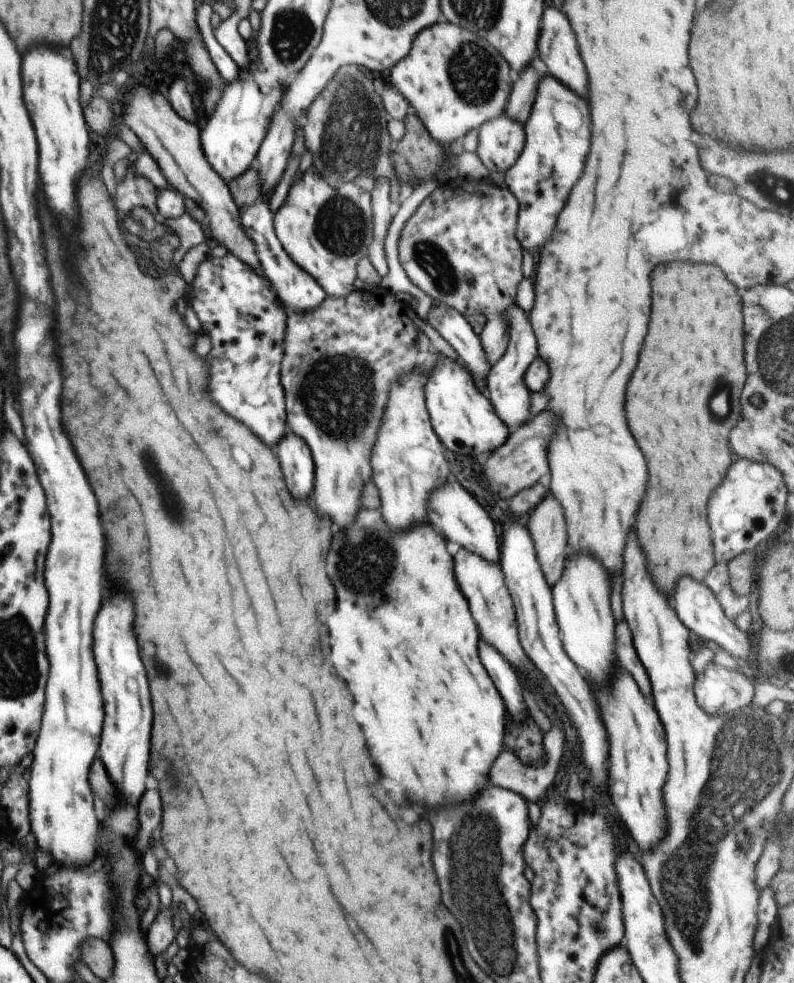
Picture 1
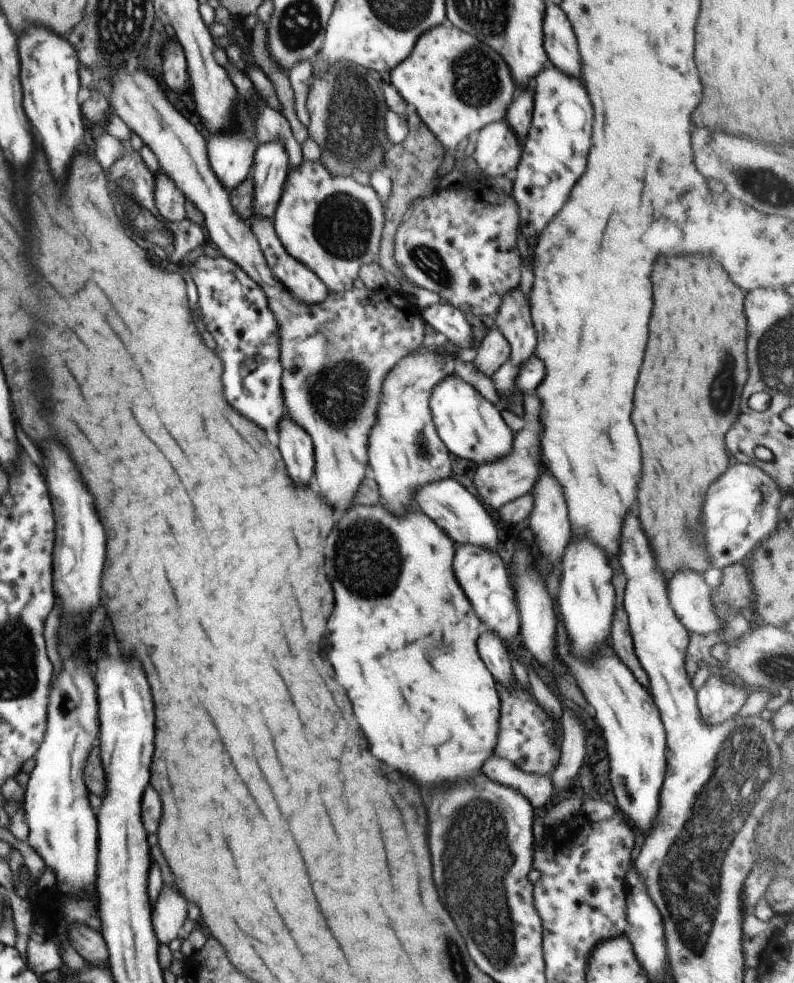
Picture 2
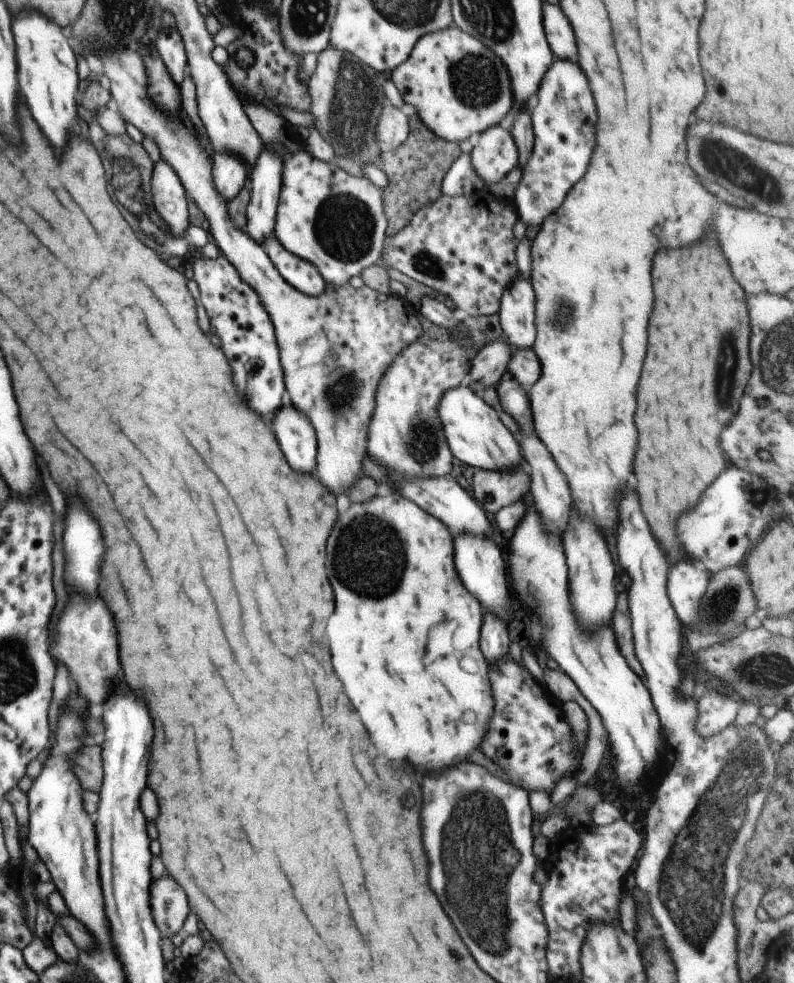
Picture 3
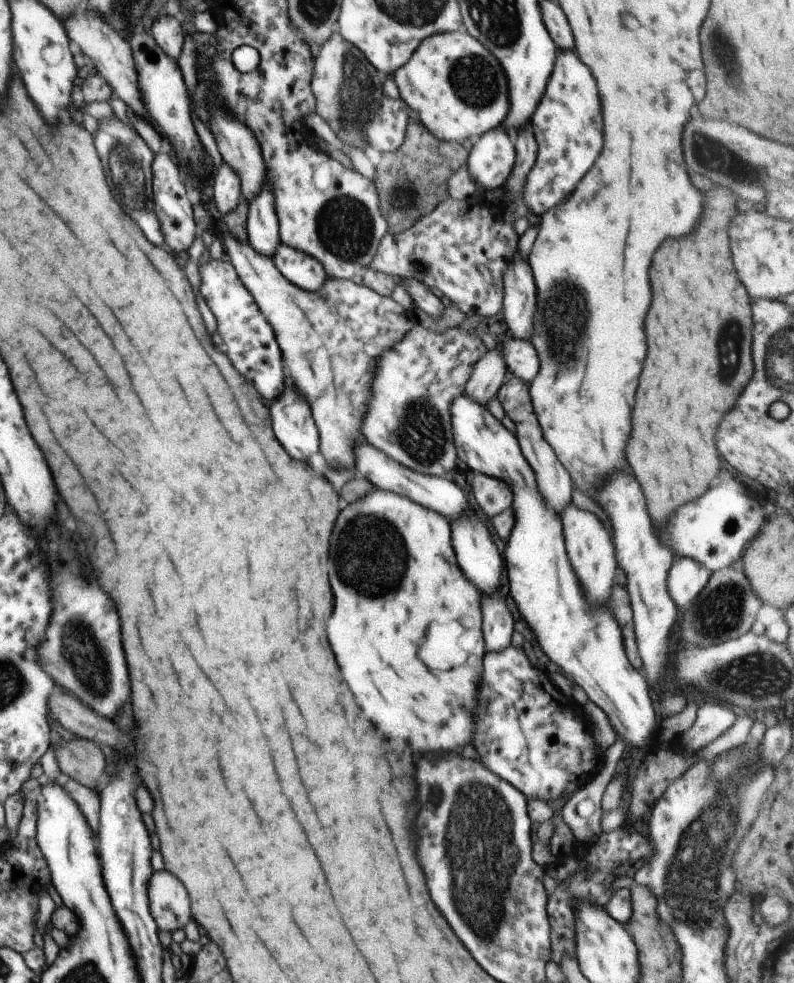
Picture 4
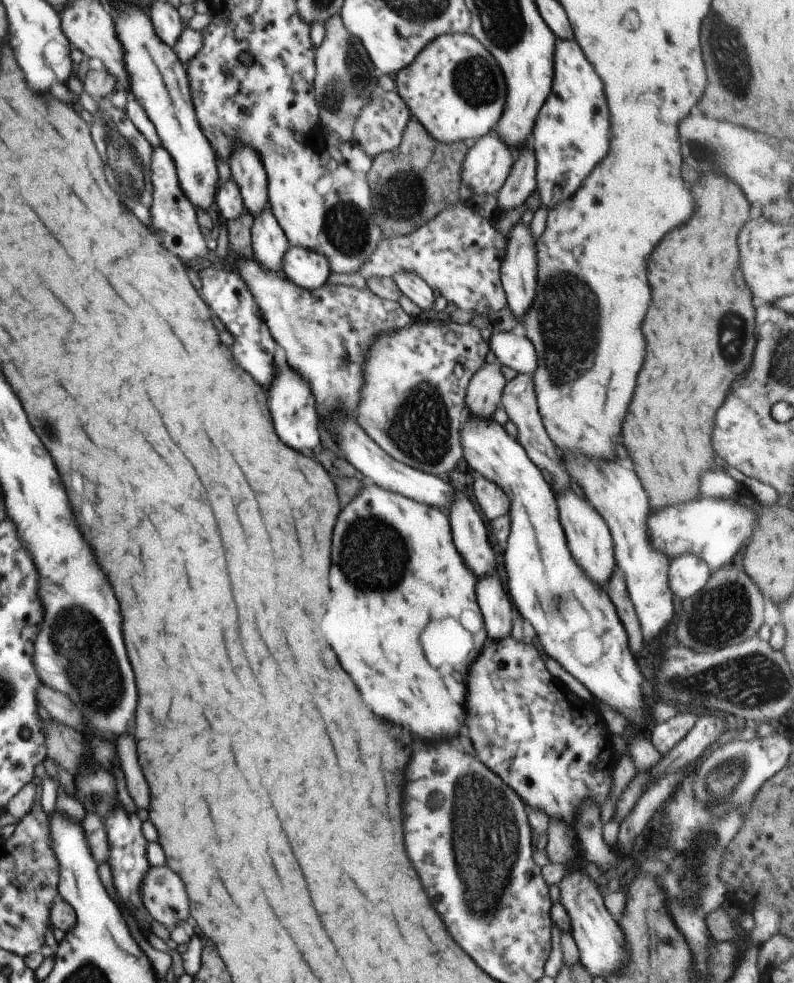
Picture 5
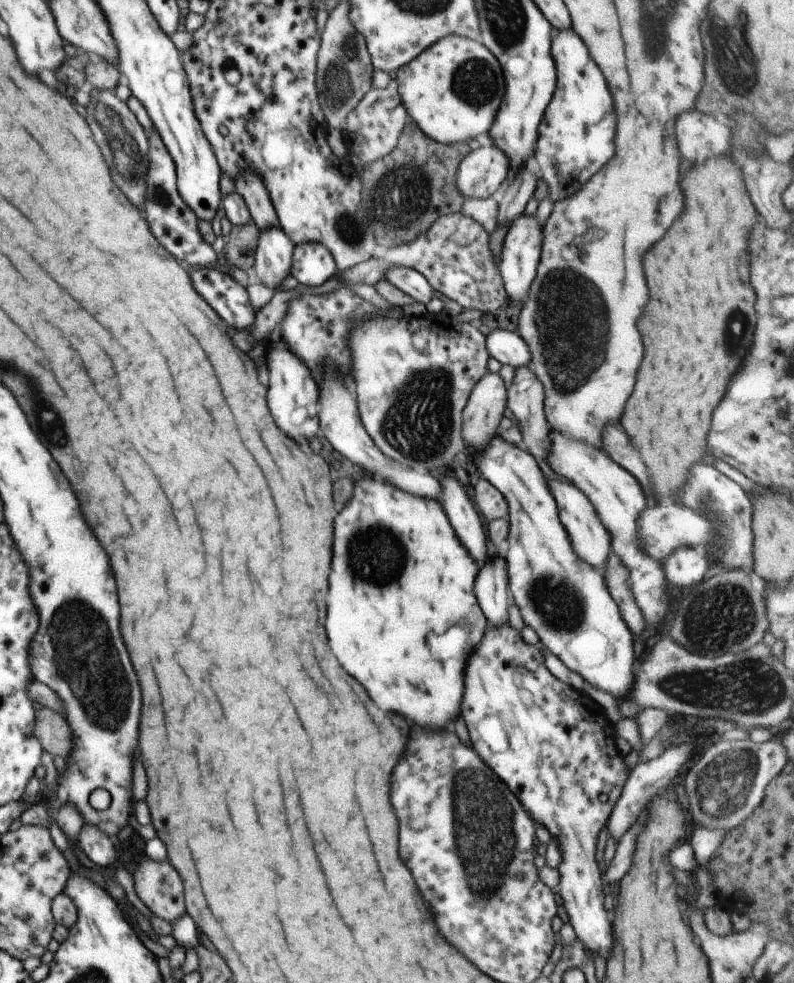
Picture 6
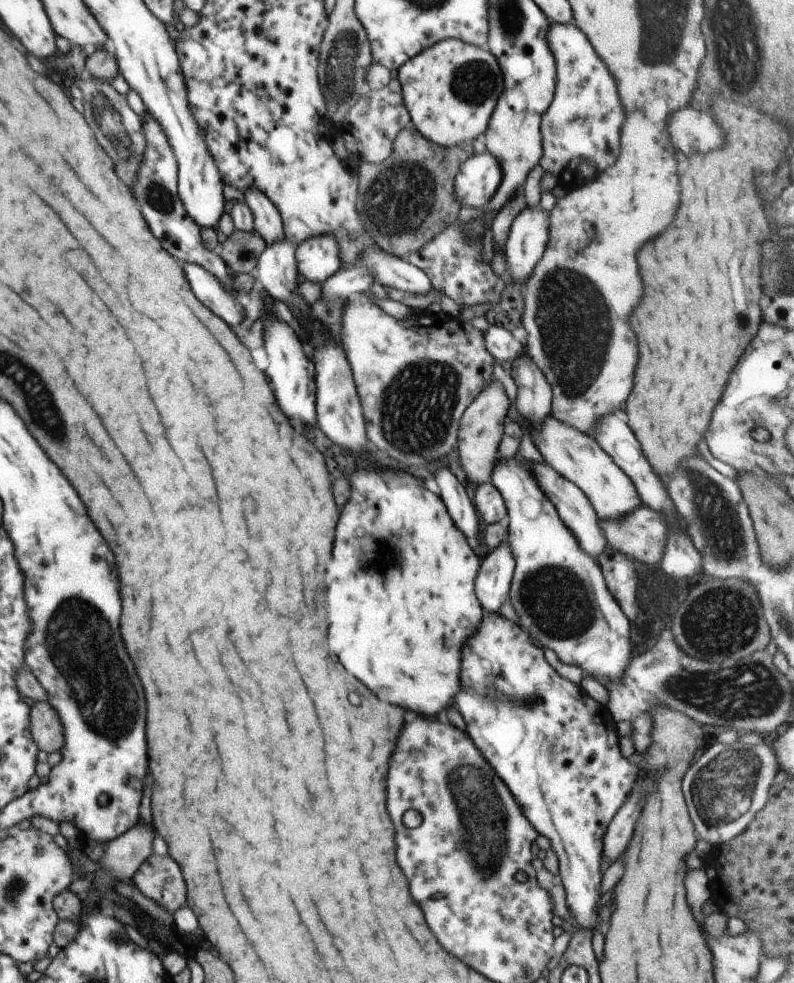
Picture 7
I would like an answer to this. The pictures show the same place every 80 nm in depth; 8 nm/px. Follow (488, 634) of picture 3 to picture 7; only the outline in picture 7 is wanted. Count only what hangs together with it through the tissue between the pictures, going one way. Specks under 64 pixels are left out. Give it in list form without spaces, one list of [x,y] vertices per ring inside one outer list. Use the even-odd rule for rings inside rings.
[[[506,536],[506,539],[481,560],[475,578],[475,593],[486,612],[500,614],[500,606],[509,596],[514,571],[515,558]]]

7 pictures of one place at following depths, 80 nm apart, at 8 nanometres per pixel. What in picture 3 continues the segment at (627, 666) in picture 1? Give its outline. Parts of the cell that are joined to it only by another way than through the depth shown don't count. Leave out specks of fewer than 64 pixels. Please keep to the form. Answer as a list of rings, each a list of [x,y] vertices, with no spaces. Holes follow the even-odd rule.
[[[619,589],[617,597],[618,602],[616,601],[613,617],[610,620],[611,626],[615,632],[622,656],[627,660],[630,668],[644,680],[645,672],[636,656],[634,648],[628,593],[626,589]]]

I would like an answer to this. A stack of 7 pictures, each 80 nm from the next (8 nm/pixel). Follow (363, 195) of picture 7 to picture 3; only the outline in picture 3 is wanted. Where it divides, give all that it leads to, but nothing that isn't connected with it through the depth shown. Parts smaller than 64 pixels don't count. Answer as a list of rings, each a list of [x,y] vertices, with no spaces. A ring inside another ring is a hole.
[[[405,103],[401,108],[409,118],[408,138],[394,150],[388,150],[380,154],[383,169],[386,173],[388,184],[382,189],[383,207],[388,226],[388,237],[400,232],[414,216],[426,205],[433,203],[440,195],[441,182],[448,169],[463,153],[458,143],[445,141],[437,137],[421,121],[416,109]]]

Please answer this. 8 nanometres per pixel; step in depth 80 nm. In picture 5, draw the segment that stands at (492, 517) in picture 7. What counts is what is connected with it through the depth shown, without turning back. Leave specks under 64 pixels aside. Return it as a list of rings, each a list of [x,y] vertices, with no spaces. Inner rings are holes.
[[[477,473],[474,475],[472,490],[482,514],[488,520],[494,520],[508,514],[511,502],[509,496],[506,496],[500,486],[494,485],[491,480],[486,480],[485,476]]]

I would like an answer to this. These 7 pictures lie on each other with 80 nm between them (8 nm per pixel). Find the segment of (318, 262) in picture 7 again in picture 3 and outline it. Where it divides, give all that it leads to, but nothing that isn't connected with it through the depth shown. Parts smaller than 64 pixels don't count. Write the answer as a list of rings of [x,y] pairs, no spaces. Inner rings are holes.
[[[275,236],[268,237],[263,246],[276,270],[288,284],[311,297],[324,292],[327,282],[314,264],[286,250]]]

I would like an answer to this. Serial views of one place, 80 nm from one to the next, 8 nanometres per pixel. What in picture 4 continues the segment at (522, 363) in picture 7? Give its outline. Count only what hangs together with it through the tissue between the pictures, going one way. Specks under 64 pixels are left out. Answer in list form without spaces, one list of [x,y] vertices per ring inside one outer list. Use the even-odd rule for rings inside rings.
[[[515,376],[511,380],[508,380],[508,382],[504,382],[498,391],[497,398],[500,404],[502,404],[505,414],[516,425],[517,433],[515,436],[518,439],[522,454],[526,457],[528,464],[530,464],[534,474],[537,476],[539,491],[546,499],[547,505],[554,512],[561,514],[563,508],[572,500],[573,478],[562,464],[562,461],[558,460],[552,446],[544,438],[543,430],[539,425],[539,420],[533,409],[529,386],[530,384],[525,380]]]

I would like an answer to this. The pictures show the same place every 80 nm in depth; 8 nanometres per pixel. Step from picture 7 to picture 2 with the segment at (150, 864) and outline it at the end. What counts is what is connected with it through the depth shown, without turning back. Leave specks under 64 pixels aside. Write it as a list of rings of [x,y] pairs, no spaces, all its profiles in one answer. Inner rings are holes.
[[[166,886],[160,890],[158,900],[153,904],[153,927],[160,942],[169,944],[172,939],[182,935],[182,925],[186,922],[186,900],[174,890]]]

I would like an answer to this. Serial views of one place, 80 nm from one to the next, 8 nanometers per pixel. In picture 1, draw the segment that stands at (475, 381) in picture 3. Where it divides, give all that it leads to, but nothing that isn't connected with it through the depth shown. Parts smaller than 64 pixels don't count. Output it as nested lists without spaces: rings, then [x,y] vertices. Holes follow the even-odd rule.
[[[505,312],[490,316],[488,322],[479,335],[486,358],[493,367],[507,351],[509,345],[509,325]]]

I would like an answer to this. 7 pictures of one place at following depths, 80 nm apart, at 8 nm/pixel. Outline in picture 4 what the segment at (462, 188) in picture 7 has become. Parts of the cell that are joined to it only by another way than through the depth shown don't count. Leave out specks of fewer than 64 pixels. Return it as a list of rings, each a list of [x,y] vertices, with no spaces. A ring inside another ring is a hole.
[[[496,127],[479,136],[466,165],[470,178],[484,191],[503,187],[515,165],[515,146],[506,130]]]

